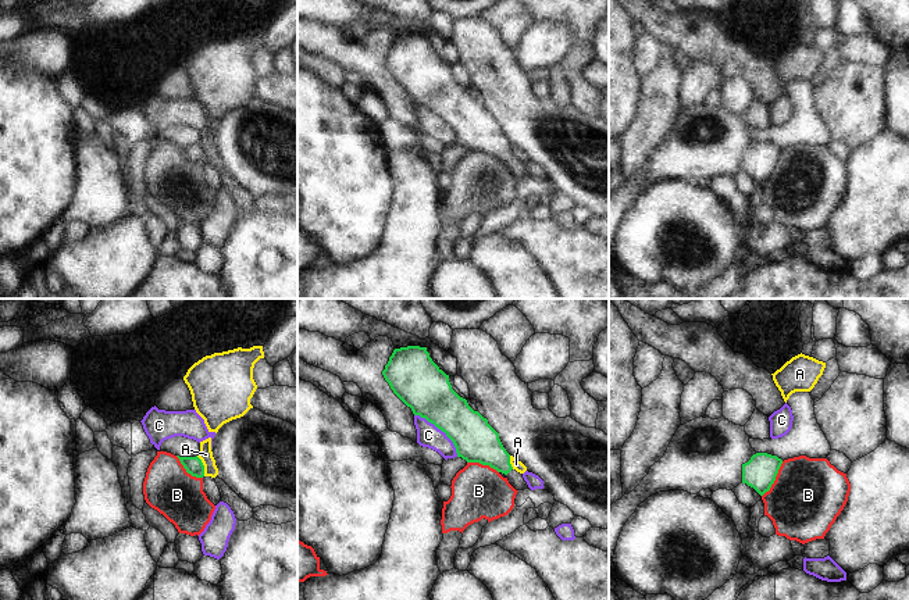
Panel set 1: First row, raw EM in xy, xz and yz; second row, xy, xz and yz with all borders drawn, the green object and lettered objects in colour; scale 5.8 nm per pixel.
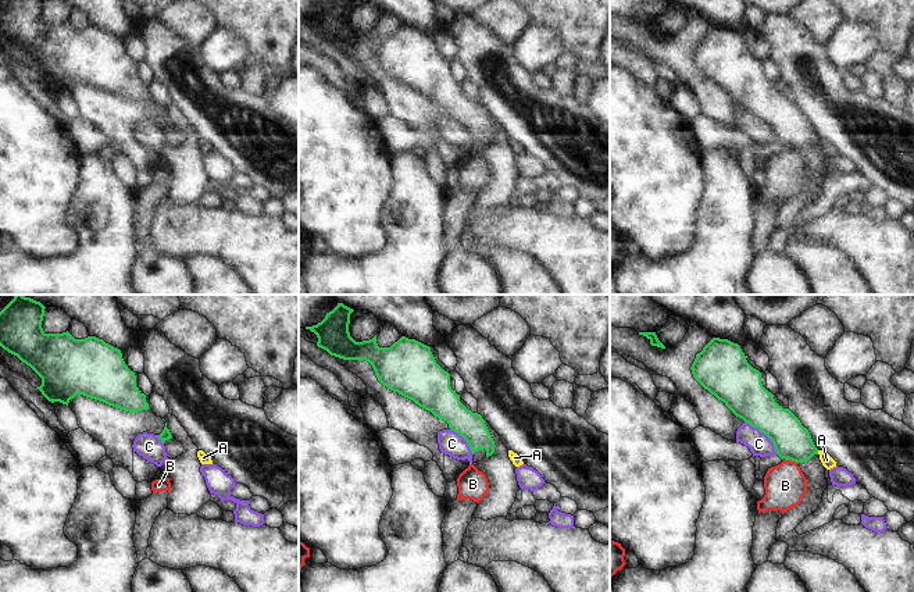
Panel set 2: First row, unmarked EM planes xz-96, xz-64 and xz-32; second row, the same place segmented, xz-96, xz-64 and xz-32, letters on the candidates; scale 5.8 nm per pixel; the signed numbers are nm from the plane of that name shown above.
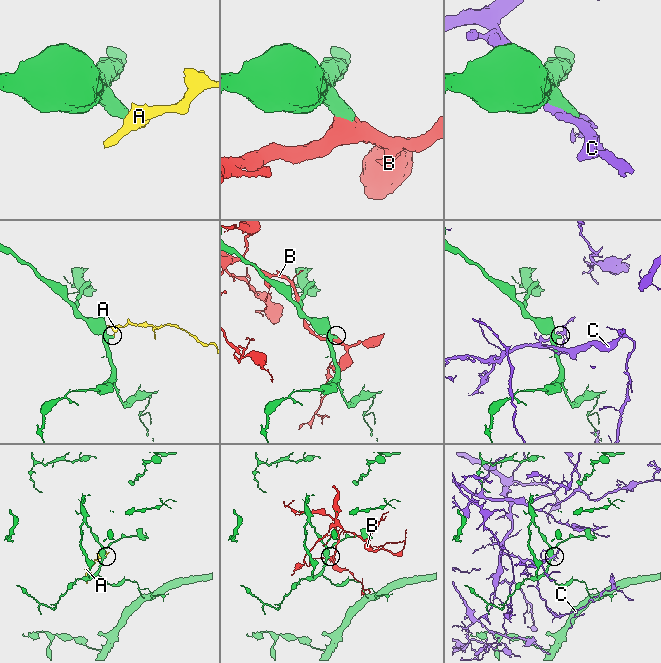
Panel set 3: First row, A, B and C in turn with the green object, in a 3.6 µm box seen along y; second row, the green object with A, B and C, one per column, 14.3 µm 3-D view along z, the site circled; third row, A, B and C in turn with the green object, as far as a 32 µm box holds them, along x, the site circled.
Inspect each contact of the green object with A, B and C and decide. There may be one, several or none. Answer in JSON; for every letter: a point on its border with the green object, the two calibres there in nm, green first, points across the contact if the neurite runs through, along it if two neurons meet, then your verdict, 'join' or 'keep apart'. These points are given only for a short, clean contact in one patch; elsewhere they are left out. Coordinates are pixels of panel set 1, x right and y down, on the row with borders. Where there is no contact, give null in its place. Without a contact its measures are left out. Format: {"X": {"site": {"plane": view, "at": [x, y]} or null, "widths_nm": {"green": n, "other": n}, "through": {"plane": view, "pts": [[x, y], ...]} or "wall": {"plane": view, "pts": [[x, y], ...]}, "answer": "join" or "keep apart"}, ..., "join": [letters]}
{"A": {"site": {"plane": "xy", "at": [203, 465]}, "widths_nm": {"green": 110, "other": 80}, "wall": {"plane": "xy", "pts": [[196, 456], [203, 465], [205, 475]]}, "answer": "keep apart"}, "B": {"site": {"plane": "yz", "at": [774, 479]}, "widths_nm": {"green": 190, "other": 420}, "answer": "keep apart"}, "C": {"site": {"plane": "xz", "at": [441, 429]}, "widths_nm": {"green": 280, "other": 140}, "answer": "keep apart"}, "join": []}

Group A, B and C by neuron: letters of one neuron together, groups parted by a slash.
A / B / C

